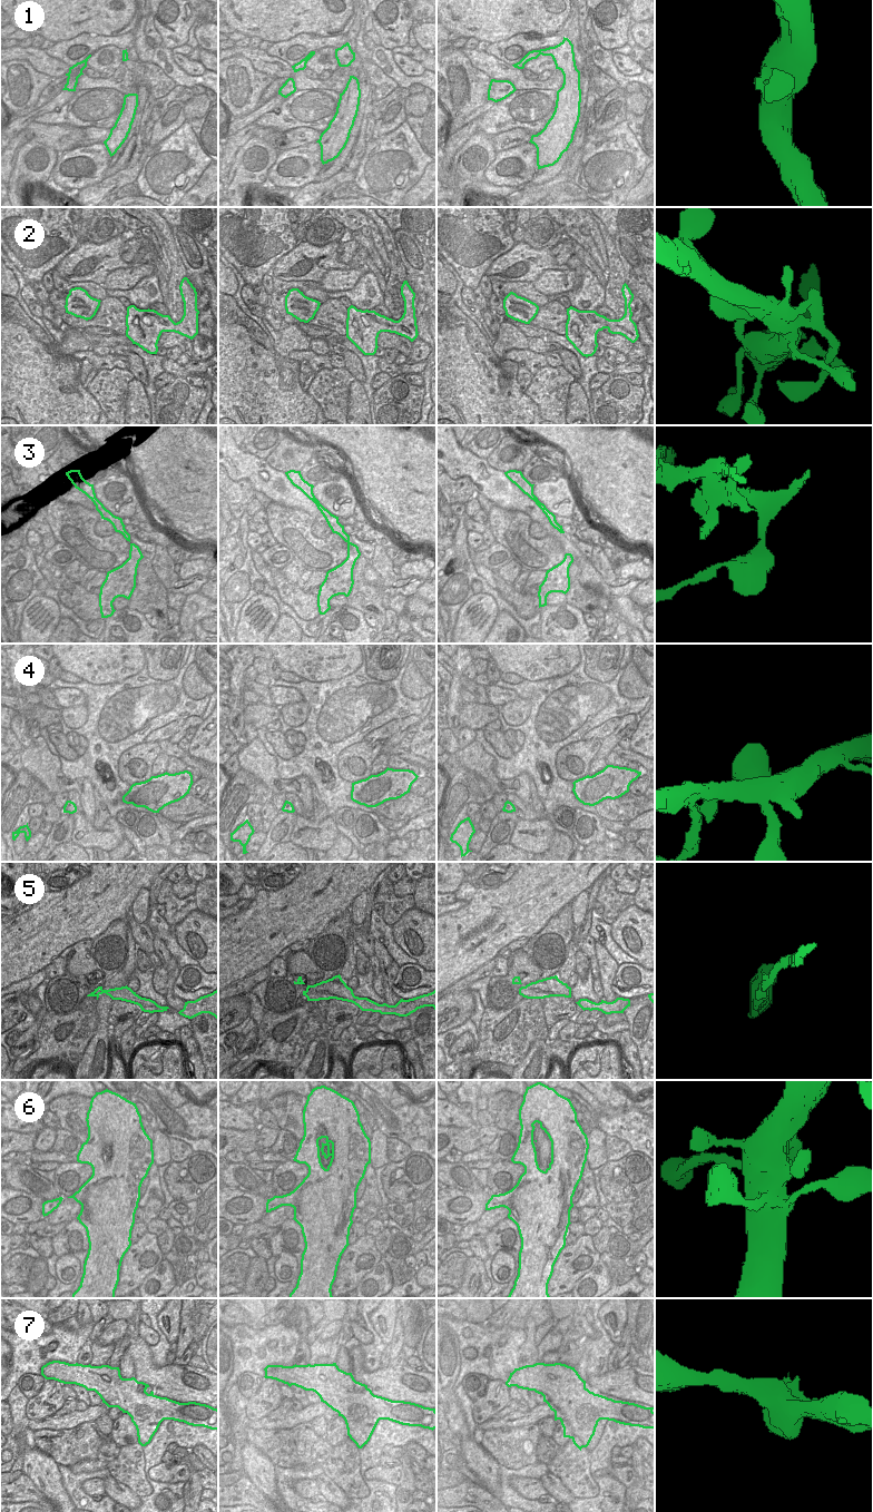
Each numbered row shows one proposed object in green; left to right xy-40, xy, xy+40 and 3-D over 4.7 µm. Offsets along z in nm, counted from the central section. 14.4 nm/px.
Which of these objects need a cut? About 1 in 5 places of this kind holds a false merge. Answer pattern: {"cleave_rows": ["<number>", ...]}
{"cleave_rows": ["3"]}

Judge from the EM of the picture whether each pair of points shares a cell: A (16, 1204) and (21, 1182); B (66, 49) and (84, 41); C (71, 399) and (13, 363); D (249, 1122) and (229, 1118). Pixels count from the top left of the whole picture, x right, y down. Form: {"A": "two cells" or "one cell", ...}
{"A": "two cells", "B": "one cell", "C": "one cell", "D": "one cell"}

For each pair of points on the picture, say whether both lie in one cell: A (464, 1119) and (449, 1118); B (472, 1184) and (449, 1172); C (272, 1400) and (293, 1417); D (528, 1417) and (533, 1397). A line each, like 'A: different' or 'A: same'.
A: same
B: same
C: different
D: different

